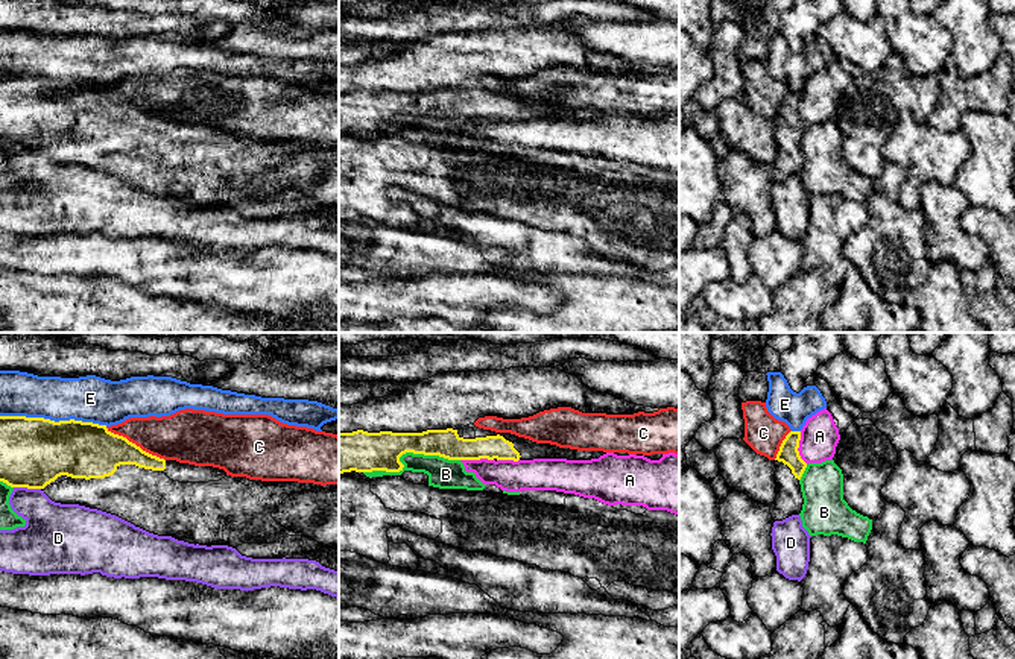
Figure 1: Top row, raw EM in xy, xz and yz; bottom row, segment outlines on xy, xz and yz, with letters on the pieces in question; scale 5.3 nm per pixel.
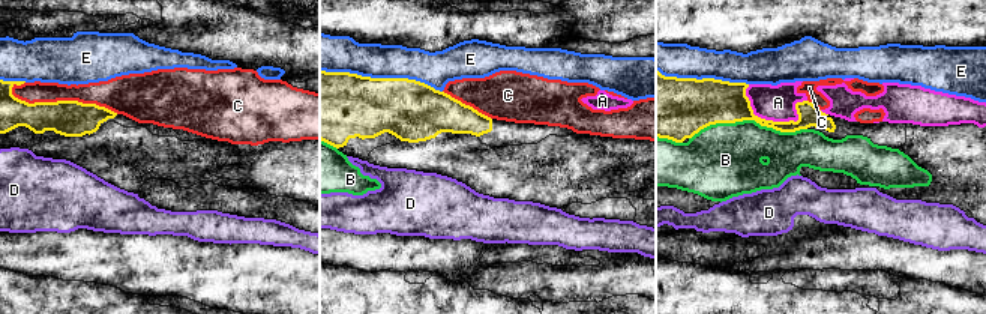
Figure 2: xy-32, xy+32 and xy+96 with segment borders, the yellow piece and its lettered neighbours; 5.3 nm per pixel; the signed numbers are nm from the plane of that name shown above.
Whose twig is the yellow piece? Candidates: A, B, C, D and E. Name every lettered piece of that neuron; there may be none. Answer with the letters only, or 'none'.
none

